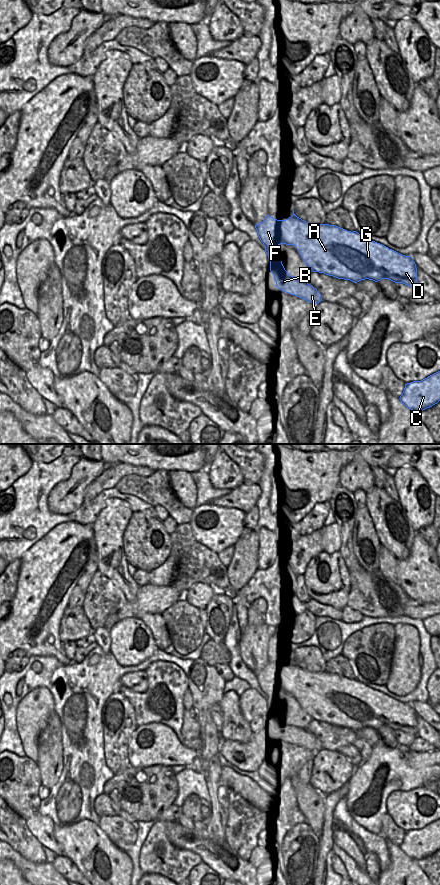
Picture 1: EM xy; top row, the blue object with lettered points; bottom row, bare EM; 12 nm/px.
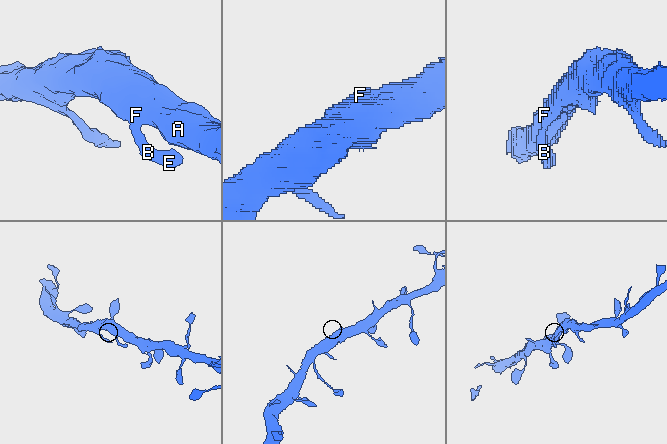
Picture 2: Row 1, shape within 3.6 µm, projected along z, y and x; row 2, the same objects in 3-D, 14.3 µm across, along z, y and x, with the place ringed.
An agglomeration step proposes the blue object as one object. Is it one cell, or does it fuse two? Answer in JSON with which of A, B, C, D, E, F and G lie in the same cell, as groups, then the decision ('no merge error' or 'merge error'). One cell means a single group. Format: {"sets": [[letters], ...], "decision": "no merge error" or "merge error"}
{"sets": [["A", "B", "C", "D", "E", "F", "G"]], "decision": "no merge error"}

